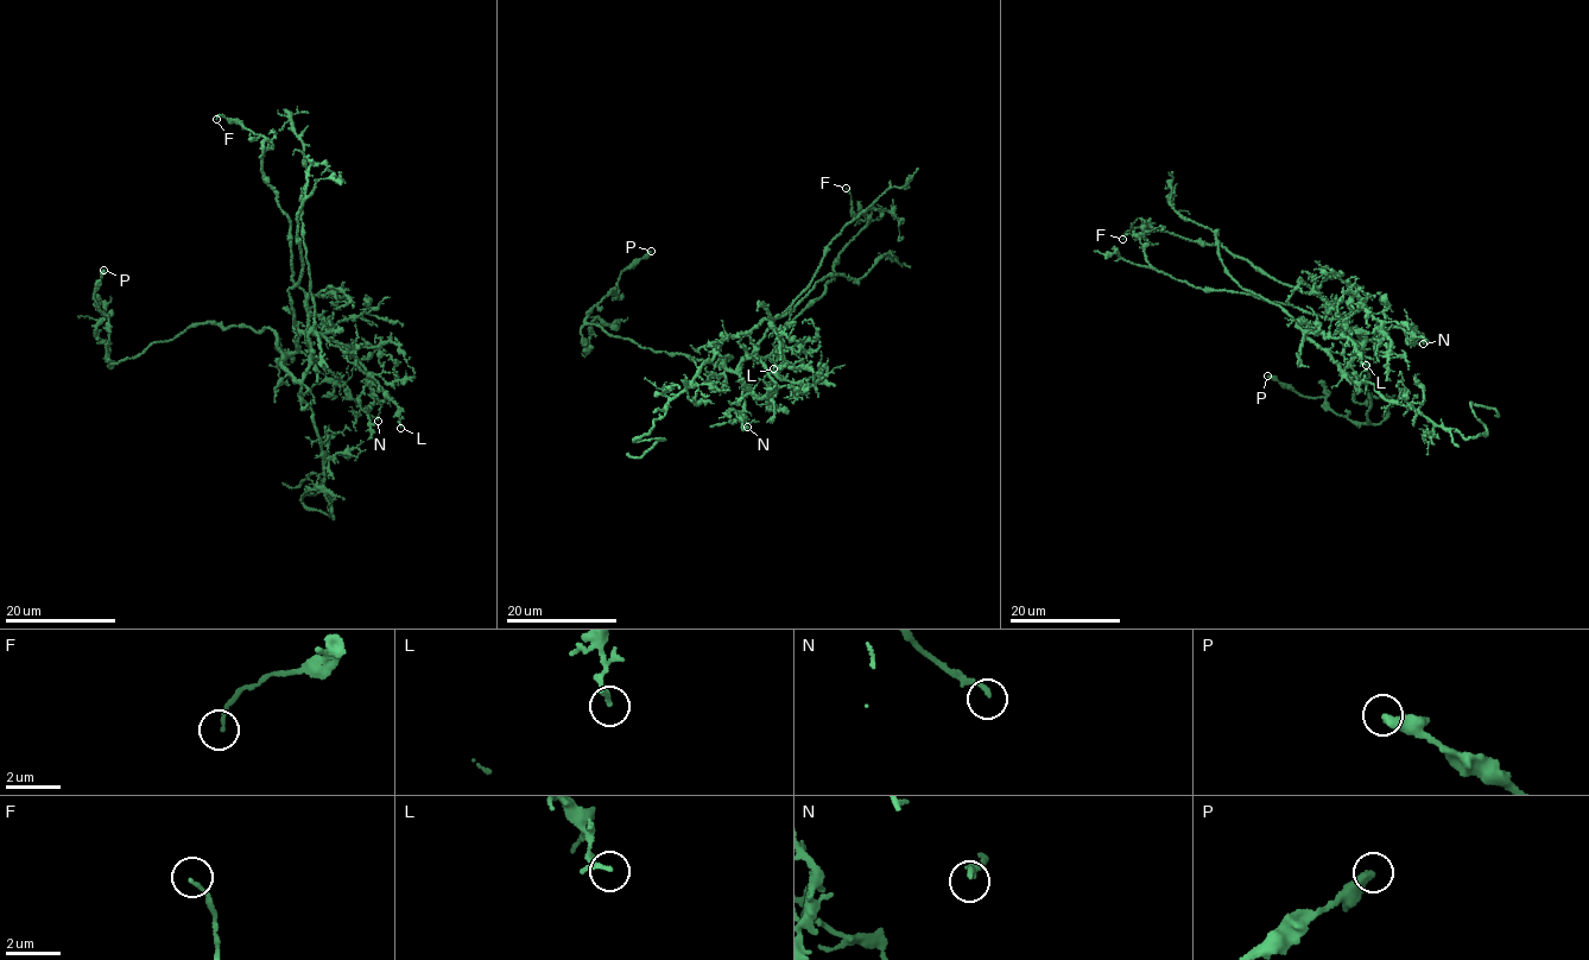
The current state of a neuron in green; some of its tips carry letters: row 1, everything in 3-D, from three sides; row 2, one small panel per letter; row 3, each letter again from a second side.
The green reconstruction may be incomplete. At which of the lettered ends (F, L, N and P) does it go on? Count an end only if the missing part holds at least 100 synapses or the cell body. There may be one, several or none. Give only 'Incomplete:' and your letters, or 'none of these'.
Incomplete: none of these

